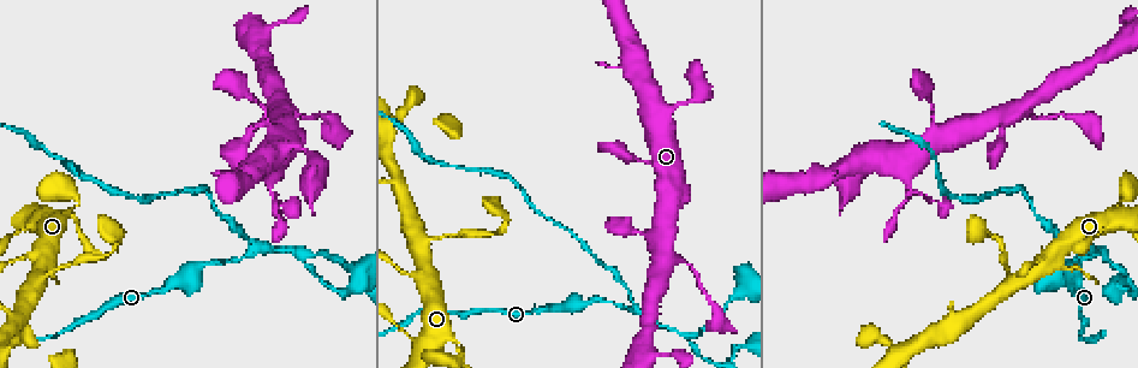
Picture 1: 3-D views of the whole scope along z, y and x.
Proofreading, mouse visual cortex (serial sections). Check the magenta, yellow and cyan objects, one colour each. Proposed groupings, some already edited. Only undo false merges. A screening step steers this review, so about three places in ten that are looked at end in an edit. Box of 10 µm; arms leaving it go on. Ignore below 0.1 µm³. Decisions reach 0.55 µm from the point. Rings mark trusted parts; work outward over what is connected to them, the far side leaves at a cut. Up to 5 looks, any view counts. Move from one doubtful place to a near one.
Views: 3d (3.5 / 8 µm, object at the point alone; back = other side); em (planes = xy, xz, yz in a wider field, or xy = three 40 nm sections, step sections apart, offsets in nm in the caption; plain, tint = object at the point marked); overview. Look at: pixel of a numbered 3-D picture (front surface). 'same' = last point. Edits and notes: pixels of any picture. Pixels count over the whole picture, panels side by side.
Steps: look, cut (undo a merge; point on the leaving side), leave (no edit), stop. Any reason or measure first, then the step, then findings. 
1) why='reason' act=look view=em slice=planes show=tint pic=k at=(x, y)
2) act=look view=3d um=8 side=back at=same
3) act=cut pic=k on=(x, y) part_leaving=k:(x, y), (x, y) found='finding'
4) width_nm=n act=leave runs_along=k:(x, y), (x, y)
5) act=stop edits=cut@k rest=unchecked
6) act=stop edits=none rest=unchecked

why='sharp bend' act=look view=3d um=3.5 pic=1 at=(122, 236)

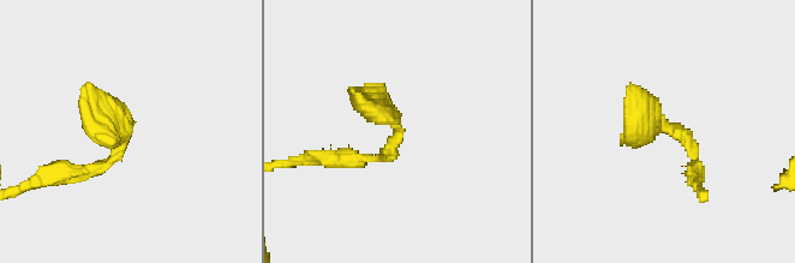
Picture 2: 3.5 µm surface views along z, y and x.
why='shape alone is not enough' act=look view=em slice=xy step=3 show=tint pic=2 at=(128, 131)

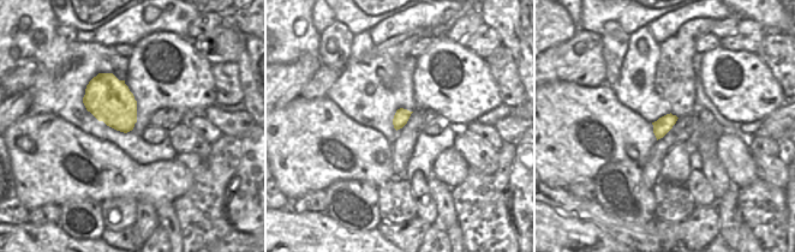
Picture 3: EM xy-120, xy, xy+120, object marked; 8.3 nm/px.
why='cut it another way' act=look view=em slice=xy step=2 show=tint at=same

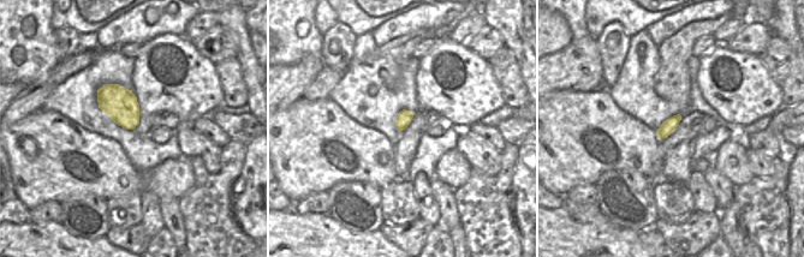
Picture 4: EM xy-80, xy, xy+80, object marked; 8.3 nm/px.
act=leave runs_along=2:(698, 173), (692, 144), (627, 85) found='continuous, no second cell'

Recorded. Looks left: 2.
why='thick turns thin' act=look view=em slice=planes show=tint pic=1 at=(75, 206)

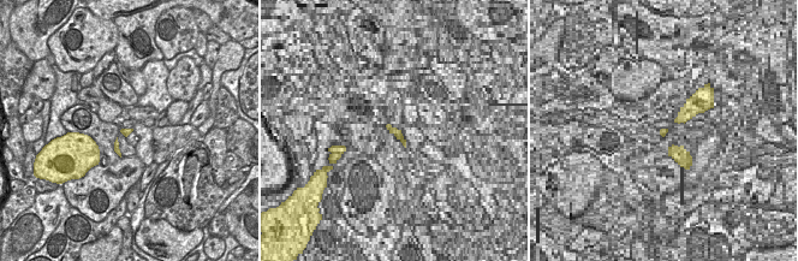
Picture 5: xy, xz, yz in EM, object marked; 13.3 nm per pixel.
act=look view=3d um=3.5 at=same

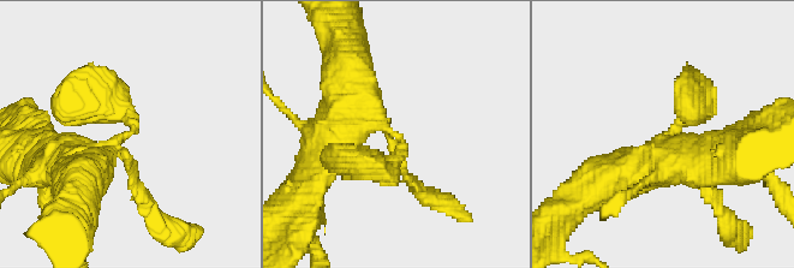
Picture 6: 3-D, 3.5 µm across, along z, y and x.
arm_widths_nm=150,400,500 act=leave runs_along=6:(613, 176), (640, 165), (693, 102) found='all the same cell'

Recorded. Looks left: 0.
act=stop edits=none rest=unchecked

